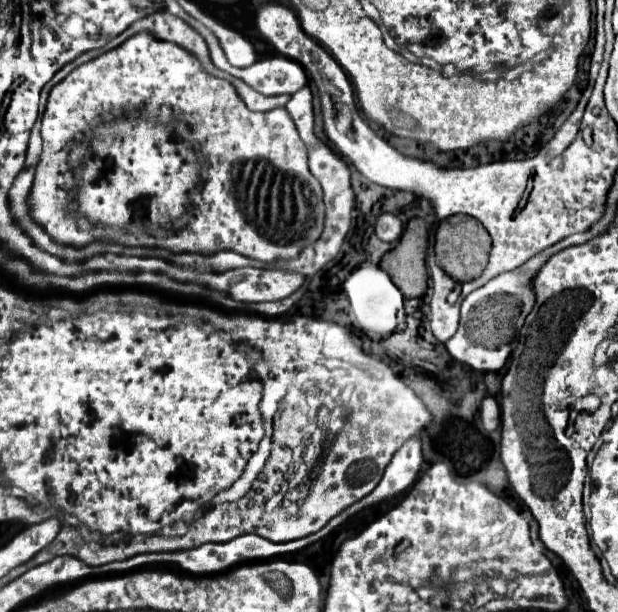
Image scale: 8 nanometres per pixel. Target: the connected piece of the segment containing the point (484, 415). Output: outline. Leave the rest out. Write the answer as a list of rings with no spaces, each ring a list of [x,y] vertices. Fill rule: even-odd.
[[[486,397],[480,407],[480,419],[486,431],[496,431],[500,427],[500,407],[494,397]]]

